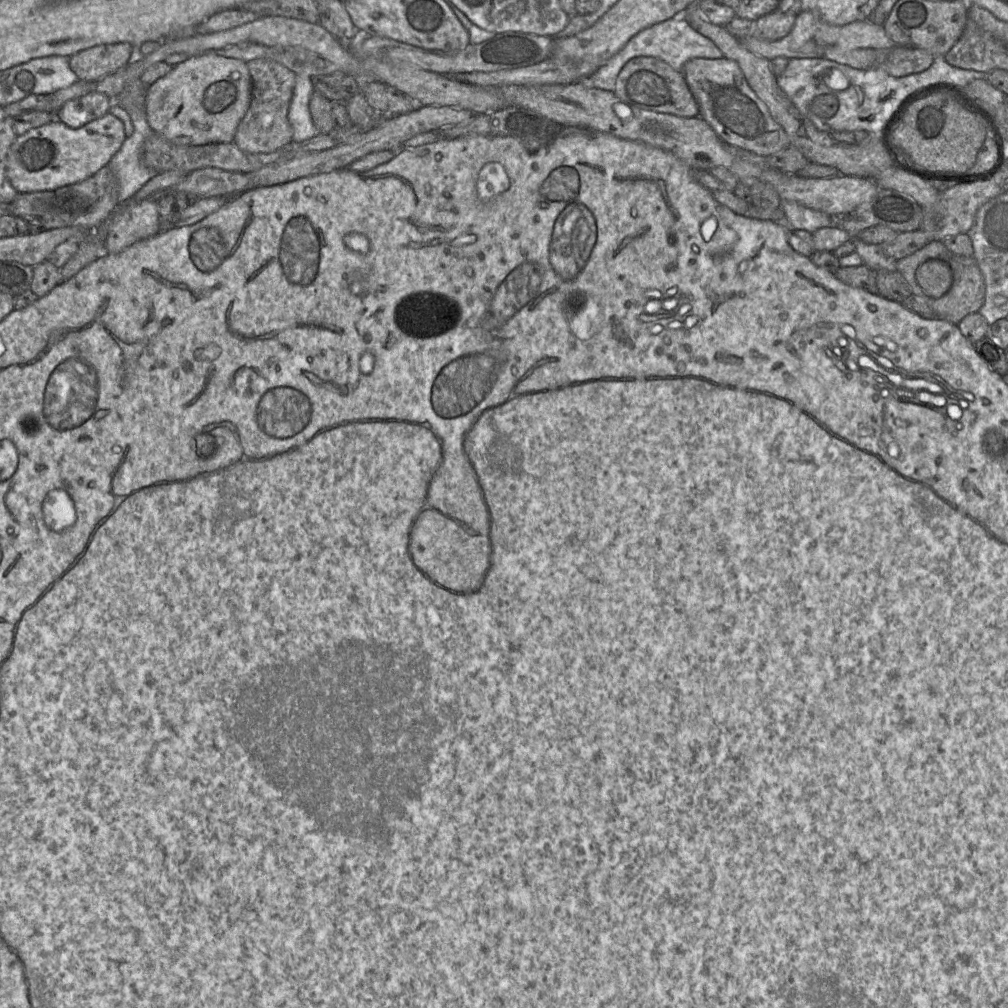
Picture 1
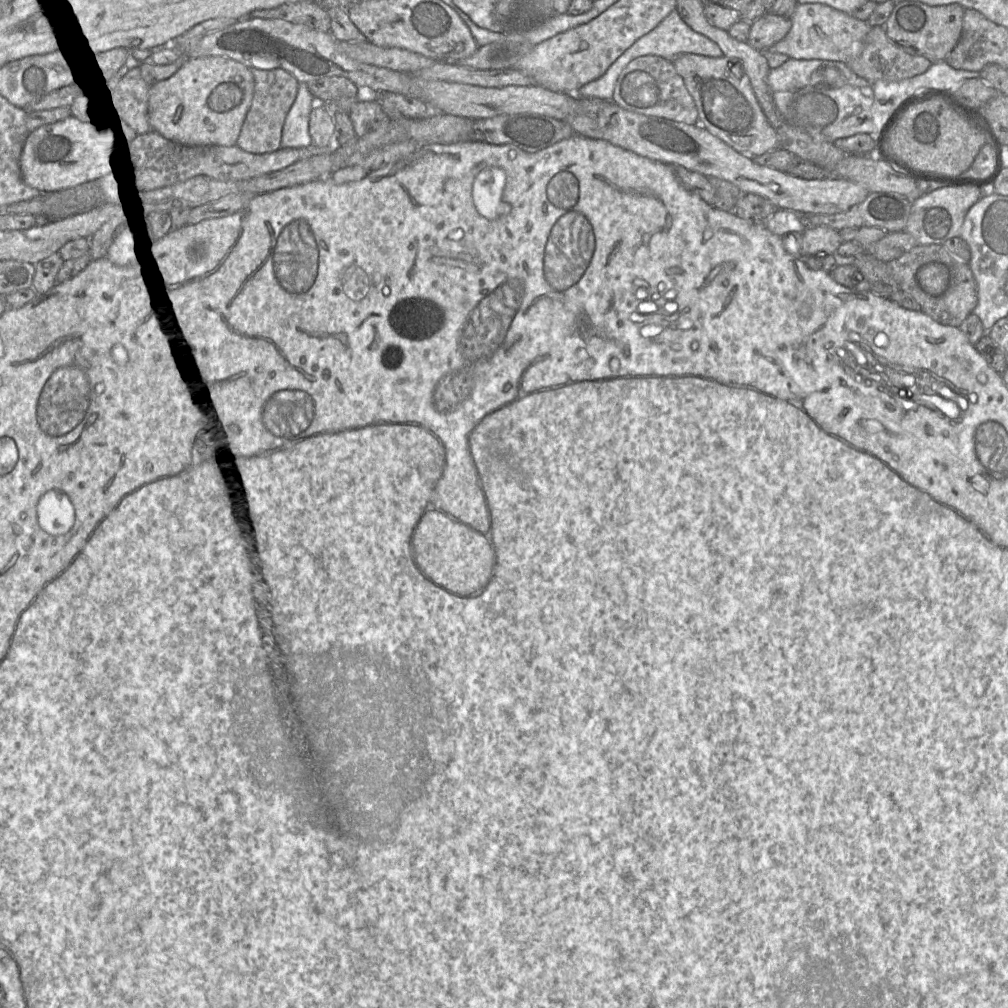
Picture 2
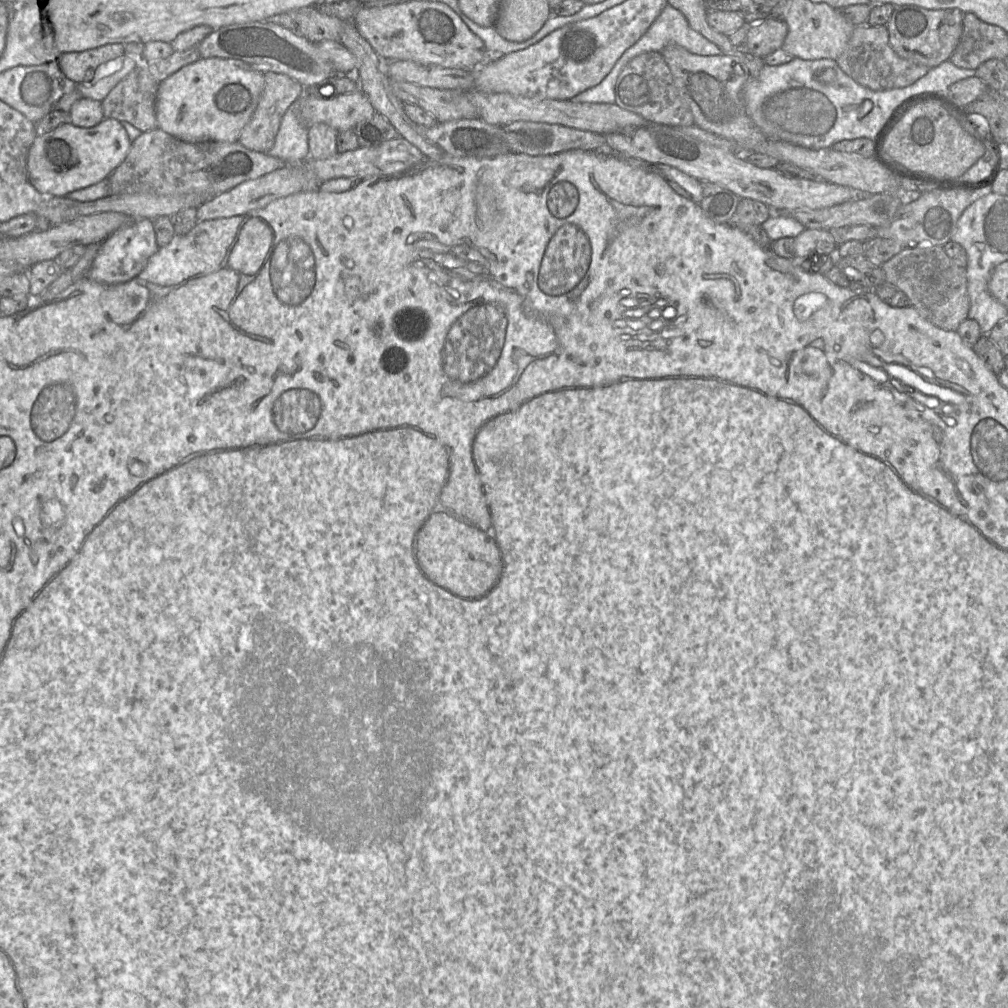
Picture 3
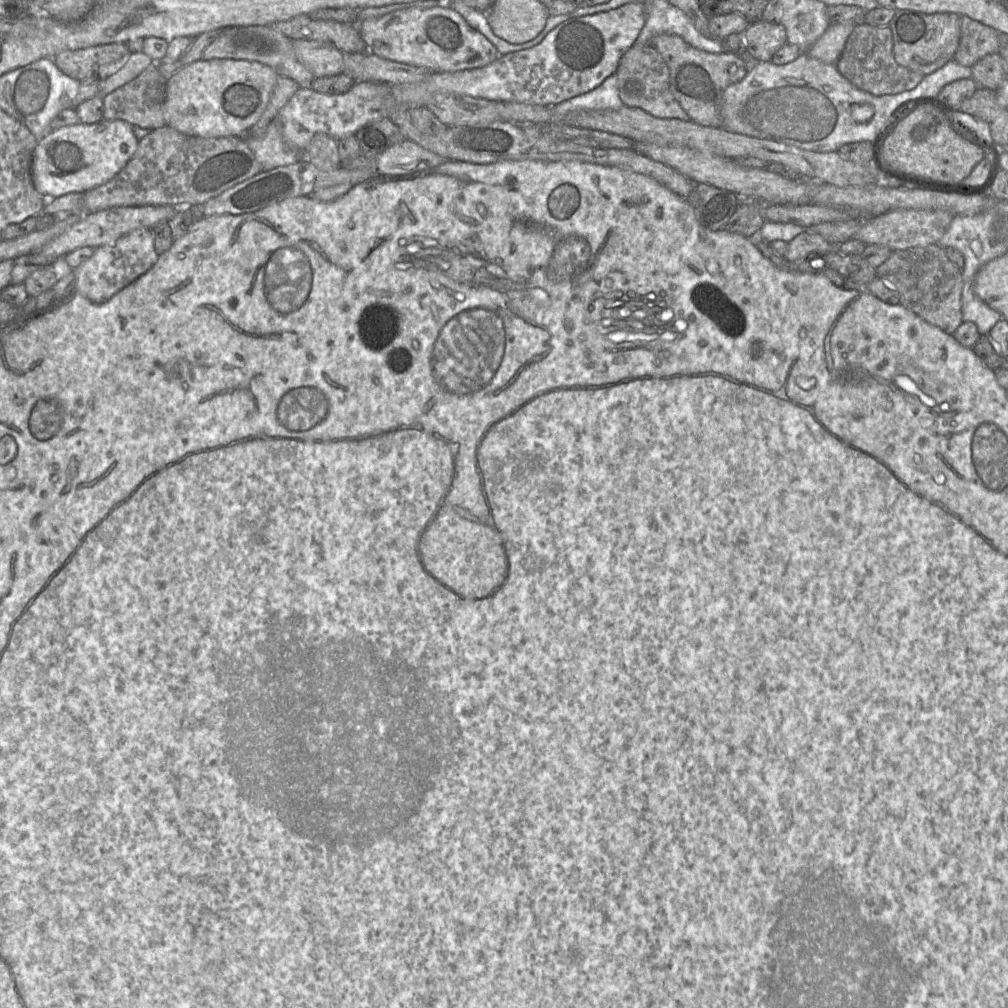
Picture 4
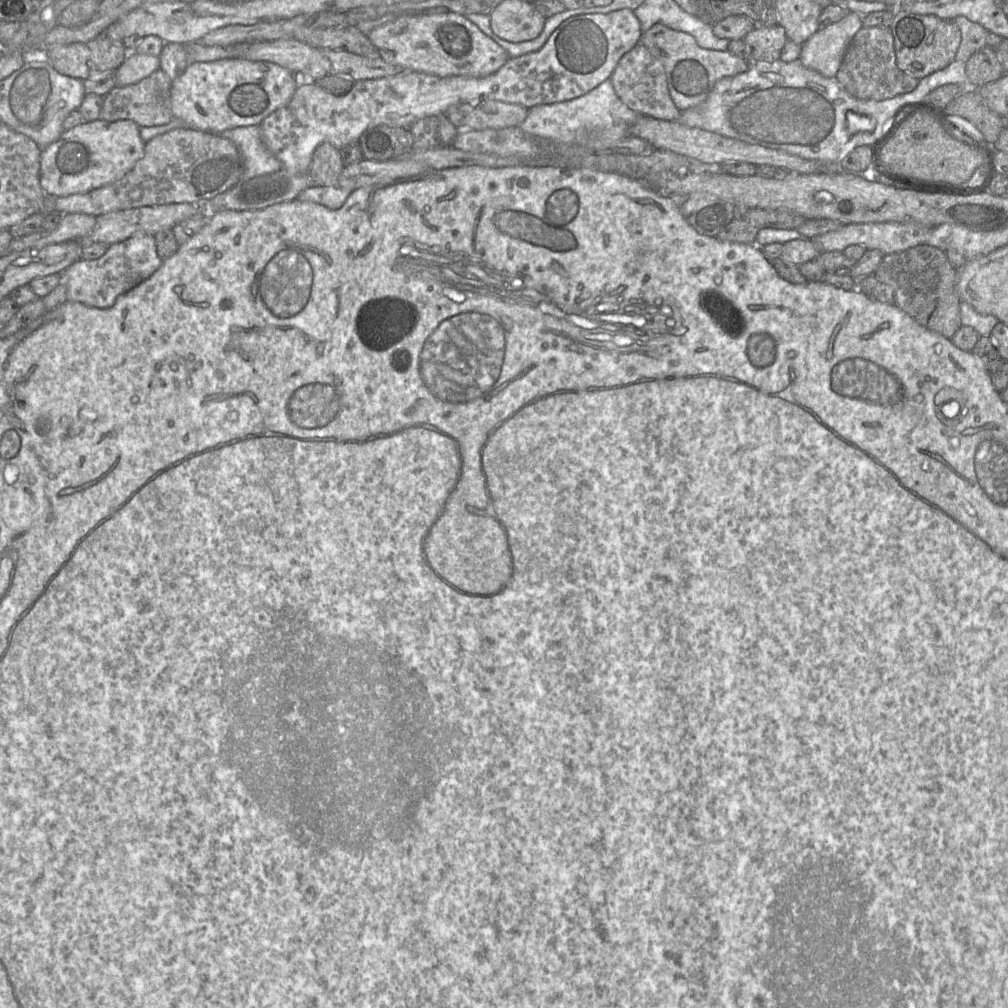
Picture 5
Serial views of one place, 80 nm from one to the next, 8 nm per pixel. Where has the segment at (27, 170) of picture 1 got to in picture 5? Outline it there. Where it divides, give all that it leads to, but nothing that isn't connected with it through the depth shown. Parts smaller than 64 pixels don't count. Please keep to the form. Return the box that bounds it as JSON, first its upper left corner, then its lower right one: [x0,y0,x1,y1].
[40,119,145,198]

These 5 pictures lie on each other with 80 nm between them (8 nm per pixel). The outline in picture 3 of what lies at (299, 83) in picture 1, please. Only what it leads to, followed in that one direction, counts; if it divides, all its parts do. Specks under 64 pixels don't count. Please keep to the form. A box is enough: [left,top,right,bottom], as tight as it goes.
[267,101,308,164]

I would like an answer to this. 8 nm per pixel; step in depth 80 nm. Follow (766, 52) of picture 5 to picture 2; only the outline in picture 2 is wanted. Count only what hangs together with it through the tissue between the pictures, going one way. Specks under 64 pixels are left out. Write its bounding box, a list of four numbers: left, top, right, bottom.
[746,13,791,52]

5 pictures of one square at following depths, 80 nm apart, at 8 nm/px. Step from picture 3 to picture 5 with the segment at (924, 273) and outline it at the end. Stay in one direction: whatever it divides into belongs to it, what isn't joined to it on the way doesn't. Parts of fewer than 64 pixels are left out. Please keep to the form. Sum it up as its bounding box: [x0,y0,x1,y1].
[873,243,961,339]

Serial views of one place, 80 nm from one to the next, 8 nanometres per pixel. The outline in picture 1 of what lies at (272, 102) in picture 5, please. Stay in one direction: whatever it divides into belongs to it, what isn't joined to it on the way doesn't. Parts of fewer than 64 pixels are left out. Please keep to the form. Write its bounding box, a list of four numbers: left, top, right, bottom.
[144,54,252,146]

